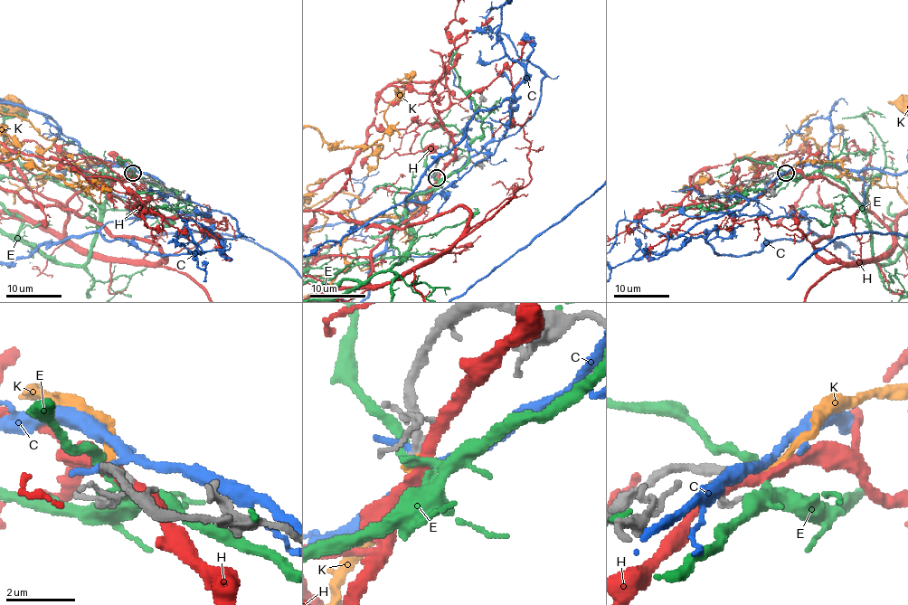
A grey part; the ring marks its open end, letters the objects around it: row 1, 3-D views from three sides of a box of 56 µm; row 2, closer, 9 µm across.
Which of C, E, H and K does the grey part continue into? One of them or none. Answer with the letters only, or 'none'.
K

